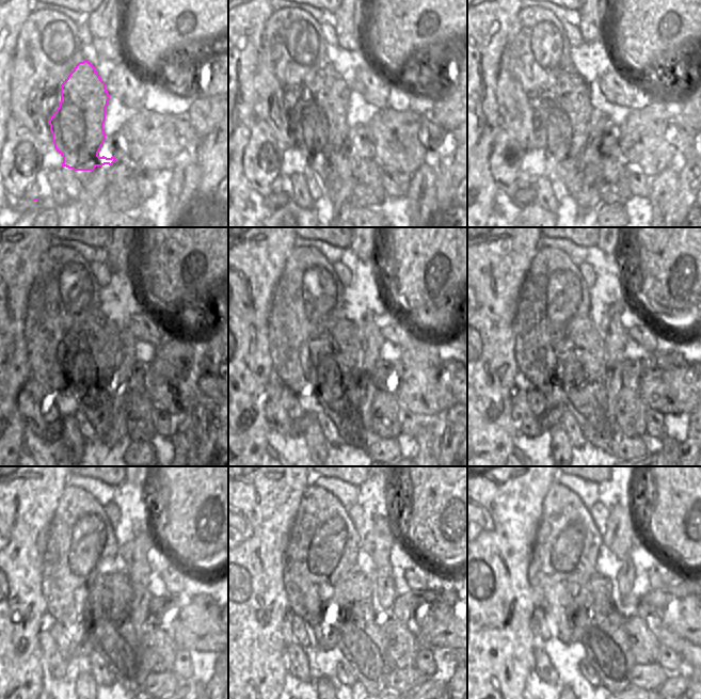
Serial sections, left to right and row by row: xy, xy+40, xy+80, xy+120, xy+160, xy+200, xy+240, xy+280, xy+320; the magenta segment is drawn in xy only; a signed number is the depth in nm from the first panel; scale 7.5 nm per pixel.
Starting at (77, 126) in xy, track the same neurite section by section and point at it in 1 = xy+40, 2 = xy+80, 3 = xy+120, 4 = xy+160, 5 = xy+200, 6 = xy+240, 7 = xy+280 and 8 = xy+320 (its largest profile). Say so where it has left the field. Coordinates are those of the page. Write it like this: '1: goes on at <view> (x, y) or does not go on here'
1: goes on at xy+40 (321, 132)
2: goes on at xy+80 (562, 131)
3: goes on at xy+120 (94, 351)
4: goes on at xy+160 (345, 385)
5: goes on at xy+200 (588, 383)
6: goes on at xy+240 (110, 622)
7: goes on at xy+280 (359, 619)
8: goes on at xy+320 (596, 619)

